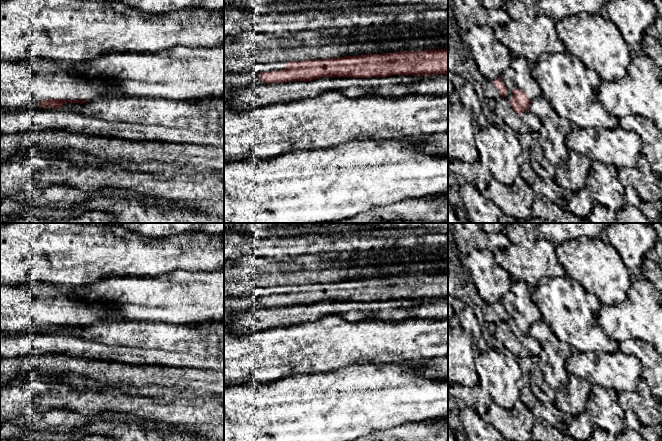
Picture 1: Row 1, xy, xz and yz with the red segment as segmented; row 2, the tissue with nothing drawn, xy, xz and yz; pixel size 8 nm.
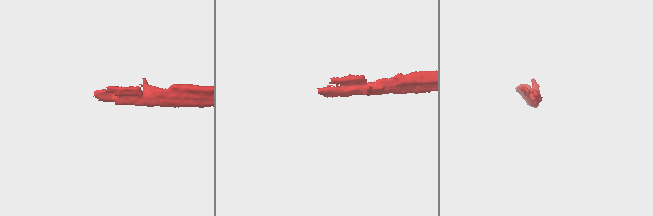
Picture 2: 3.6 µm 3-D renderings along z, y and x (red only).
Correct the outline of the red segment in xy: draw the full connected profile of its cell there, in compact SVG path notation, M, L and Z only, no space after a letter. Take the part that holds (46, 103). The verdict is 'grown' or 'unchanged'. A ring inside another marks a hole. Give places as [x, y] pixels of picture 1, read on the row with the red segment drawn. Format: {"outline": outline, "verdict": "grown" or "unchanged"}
{"outline": "M53 60L0 61L0 109L29 106L60 109L63 104L85 103L101 97L123 96L114 85L77 72L77 65Z", "verdict": "grown"}

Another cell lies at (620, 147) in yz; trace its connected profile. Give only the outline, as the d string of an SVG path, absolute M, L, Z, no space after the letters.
M620 125L613 129L580 128L571 126L566 135L565 145L569 151L576 151L587 156L591 161L612 164L618 170L626 167L635 167L641 154L641 138L634 131L622 128Z

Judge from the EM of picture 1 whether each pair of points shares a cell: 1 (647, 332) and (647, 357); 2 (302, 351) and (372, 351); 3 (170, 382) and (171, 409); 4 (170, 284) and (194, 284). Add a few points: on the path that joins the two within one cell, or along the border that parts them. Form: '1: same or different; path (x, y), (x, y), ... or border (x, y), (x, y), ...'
1: different; border (624, 340), (641, 339), (651, 346)
2: same; path (319, 351), (355, 351)
3: different; border (205, 393), (181, 394)
4: same; path (176, 284), (188, 284)

